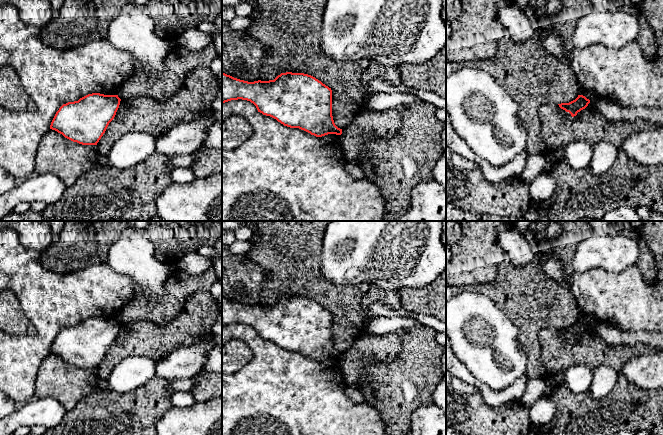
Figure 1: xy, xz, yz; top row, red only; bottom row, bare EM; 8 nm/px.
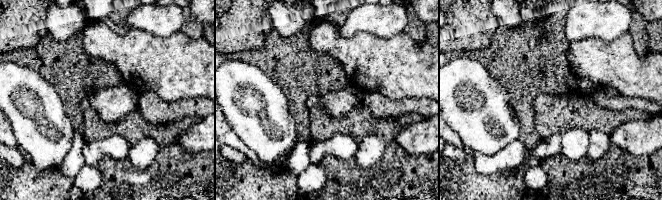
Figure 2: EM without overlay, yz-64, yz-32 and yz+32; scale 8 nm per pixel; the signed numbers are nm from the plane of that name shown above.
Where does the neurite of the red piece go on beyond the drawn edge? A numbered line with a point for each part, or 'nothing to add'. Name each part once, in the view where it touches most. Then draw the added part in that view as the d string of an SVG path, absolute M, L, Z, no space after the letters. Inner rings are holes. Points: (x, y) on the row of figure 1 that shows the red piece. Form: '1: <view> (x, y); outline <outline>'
nothing to add

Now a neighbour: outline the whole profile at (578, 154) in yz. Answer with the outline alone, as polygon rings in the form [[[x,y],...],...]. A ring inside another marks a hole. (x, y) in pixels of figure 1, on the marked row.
[[[579,140],[565,146],[565,162],[575,169],[589,167],[595,146],[587,141]]]

